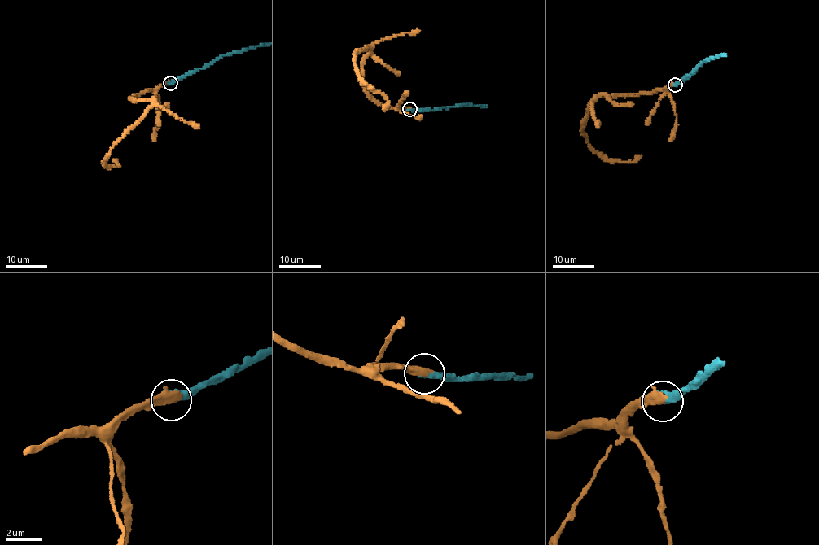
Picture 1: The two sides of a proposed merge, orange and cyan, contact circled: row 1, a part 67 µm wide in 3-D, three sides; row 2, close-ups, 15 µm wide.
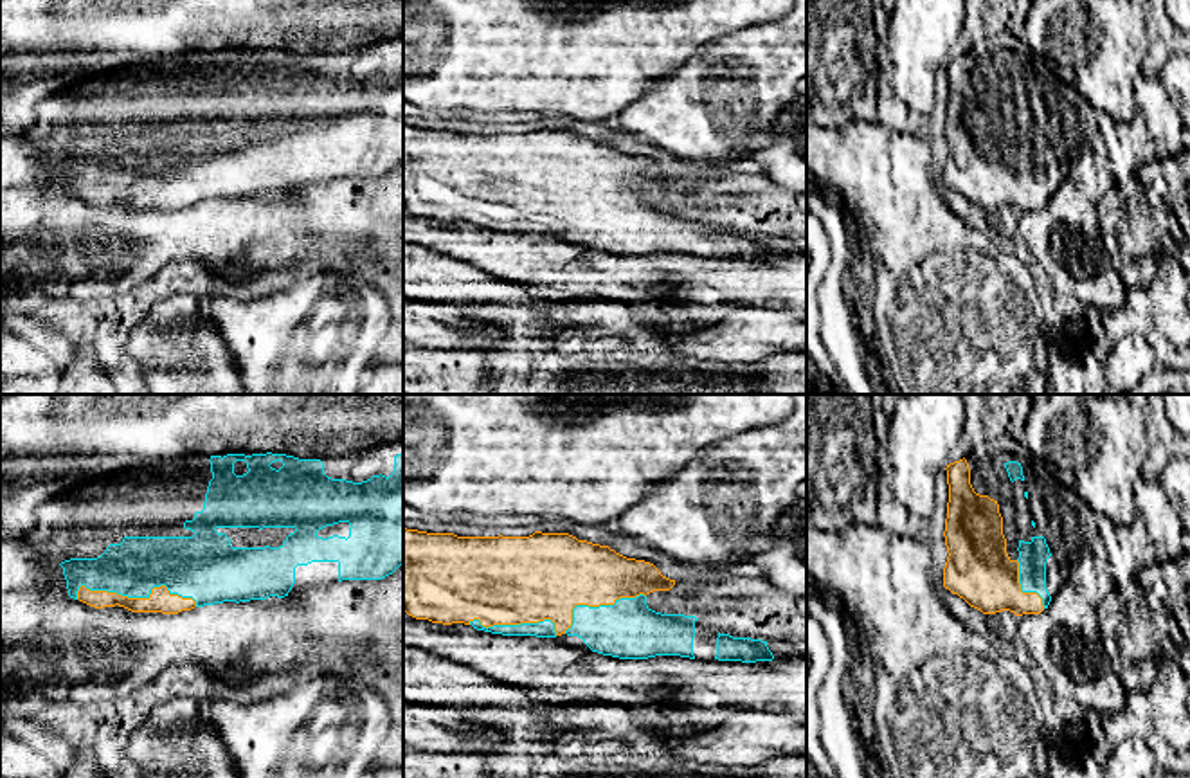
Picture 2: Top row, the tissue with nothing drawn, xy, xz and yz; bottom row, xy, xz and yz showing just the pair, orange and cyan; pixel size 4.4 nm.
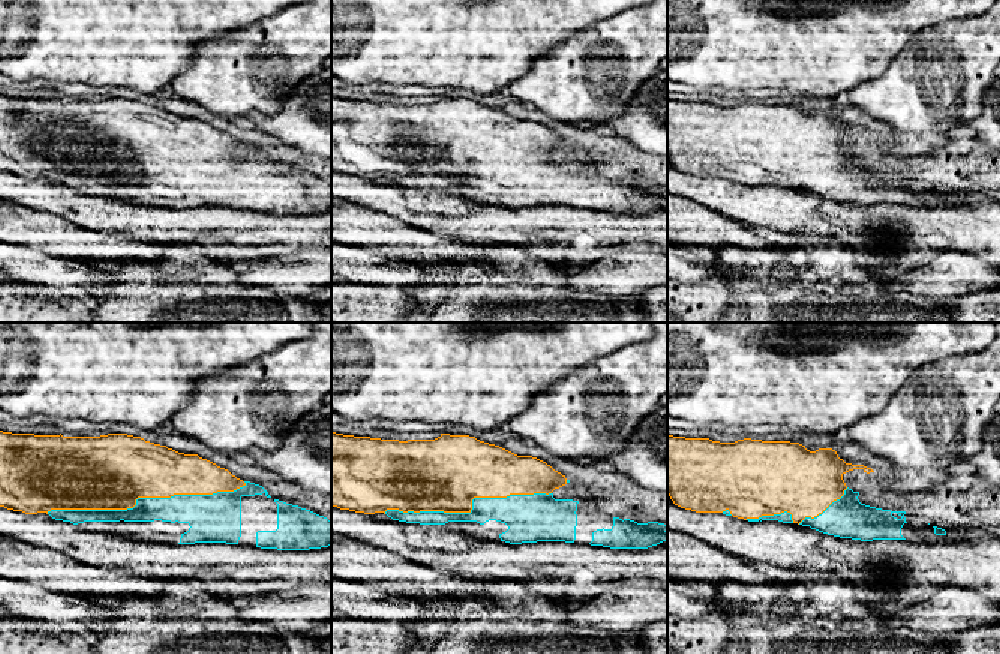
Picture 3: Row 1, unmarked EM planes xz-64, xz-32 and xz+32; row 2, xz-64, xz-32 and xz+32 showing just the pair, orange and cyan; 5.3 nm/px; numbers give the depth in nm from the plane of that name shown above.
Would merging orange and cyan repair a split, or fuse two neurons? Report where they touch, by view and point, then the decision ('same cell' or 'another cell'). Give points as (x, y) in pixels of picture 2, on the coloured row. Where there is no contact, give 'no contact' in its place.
meets orange in xy at (139, 598); same cell

